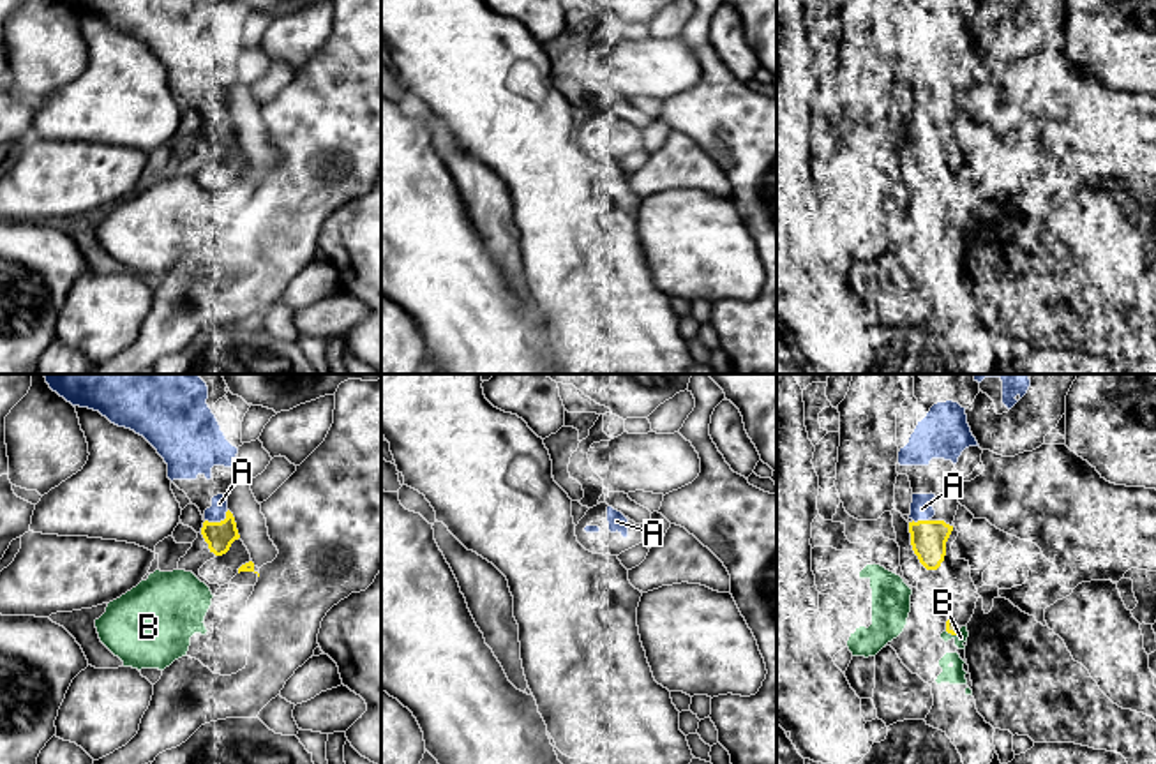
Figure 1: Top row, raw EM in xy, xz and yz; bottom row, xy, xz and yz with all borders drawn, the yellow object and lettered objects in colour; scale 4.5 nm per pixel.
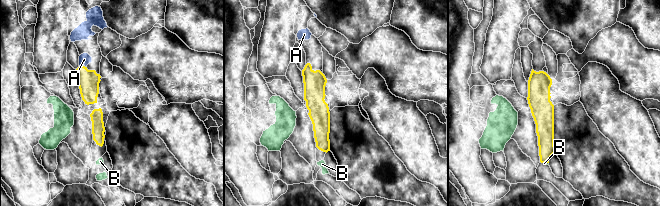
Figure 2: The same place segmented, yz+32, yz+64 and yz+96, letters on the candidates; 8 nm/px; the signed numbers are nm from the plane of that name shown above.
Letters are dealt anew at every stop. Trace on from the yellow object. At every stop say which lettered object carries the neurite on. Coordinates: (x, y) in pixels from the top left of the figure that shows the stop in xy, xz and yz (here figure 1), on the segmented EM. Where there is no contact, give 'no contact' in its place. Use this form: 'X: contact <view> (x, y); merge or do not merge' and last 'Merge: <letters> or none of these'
A: contact xy (217, 523); merge
B: contact yz (952, 634); do not merge
Merge: A

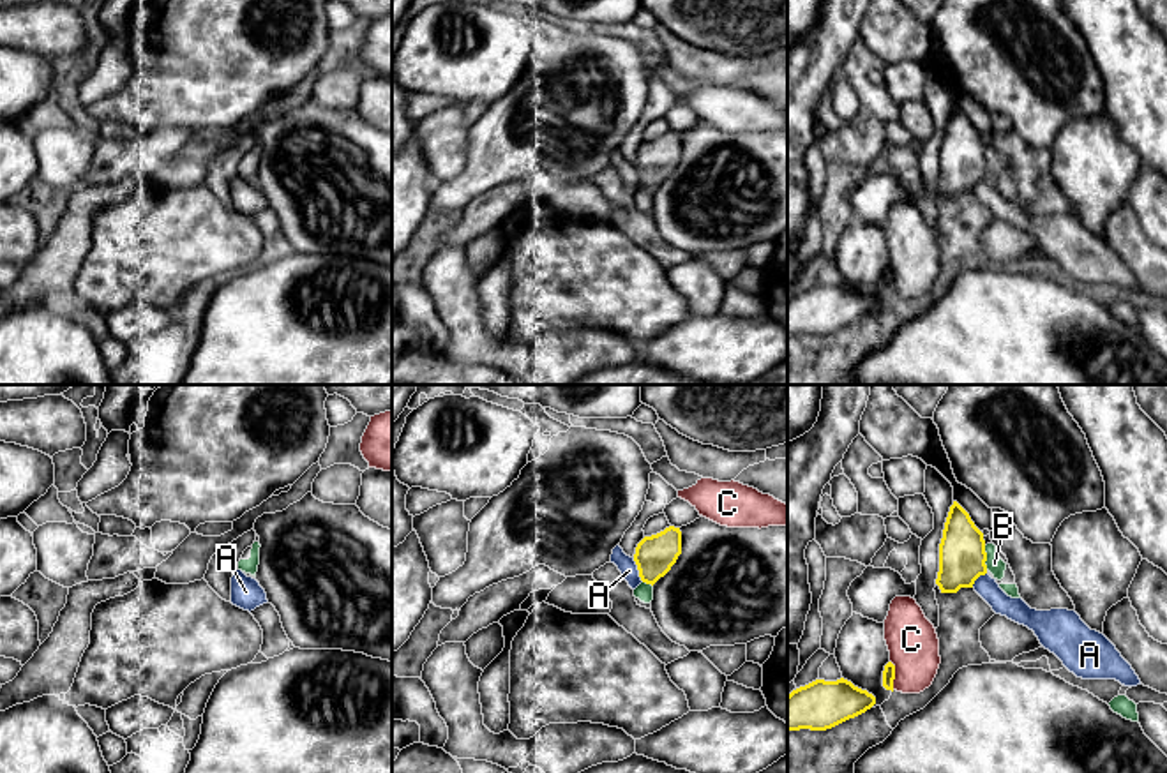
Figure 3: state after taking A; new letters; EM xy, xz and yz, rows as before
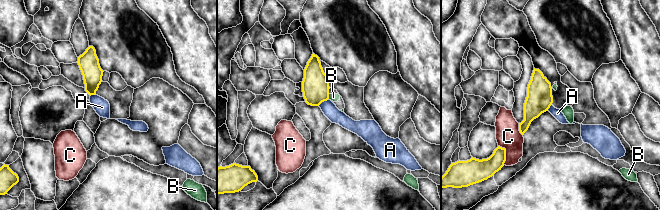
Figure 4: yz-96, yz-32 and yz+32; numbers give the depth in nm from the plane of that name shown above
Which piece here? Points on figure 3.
A: contact xz (638, 569); do not merge
B: contact yz (986, 558); do not merge
C: contact yz (894, 675); do not merge
Merge: none of these

